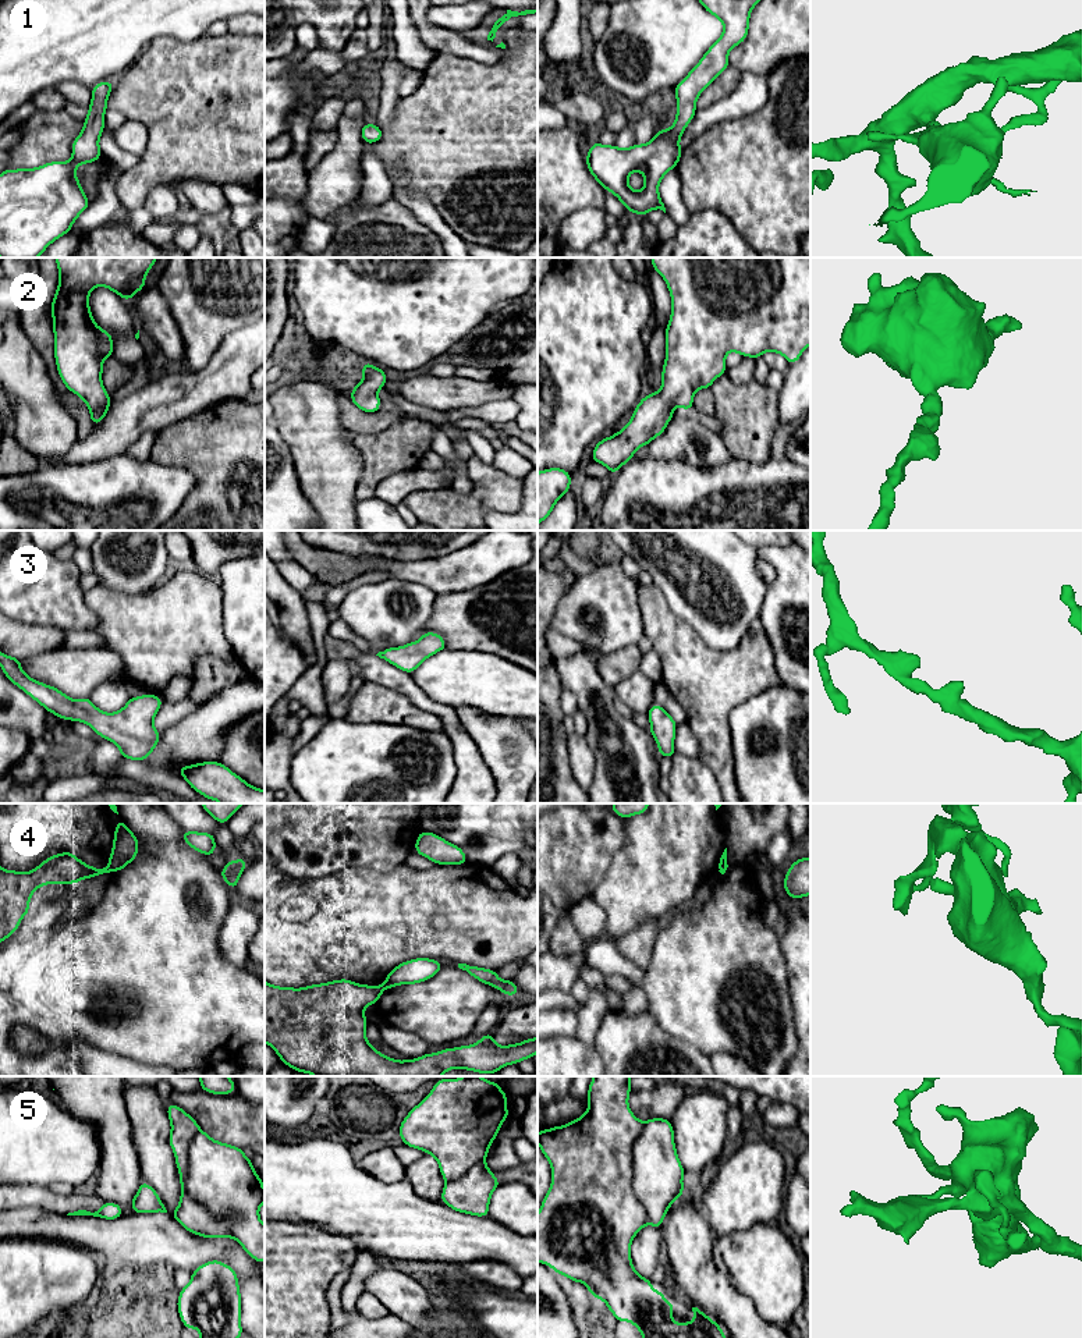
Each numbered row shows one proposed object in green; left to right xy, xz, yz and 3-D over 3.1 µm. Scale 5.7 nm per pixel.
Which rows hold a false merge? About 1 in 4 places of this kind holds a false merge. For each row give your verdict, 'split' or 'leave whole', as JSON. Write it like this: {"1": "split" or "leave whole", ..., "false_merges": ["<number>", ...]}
{"1": "leave whole", "2": "leave whole", "3": "leave whole", "4": "split", "5": "leave whole", "false_merges": ["4"]}

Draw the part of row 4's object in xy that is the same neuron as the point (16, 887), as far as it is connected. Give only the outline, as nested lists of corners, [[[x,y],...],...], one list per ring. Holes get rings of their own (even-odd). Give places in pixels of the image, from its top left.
[[[70,851],[45,859],[29,873],[0,867],[0,941],[17,931],[22,918],[29,913],[29,899],[39,887],[52,883],[71,886],[109,873],[109,867],[92,867]]]

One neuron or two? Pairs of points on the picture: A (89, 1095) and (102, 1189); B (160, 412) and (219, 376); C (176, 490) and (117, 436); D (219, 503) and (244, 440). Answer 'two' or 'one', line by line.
A: one
B: one
C: two
D: one

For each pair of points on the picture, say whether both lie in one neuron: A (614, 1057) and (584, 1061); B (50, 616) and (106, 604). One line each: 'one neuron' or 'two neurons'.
A: two neurons
B: two neurons

